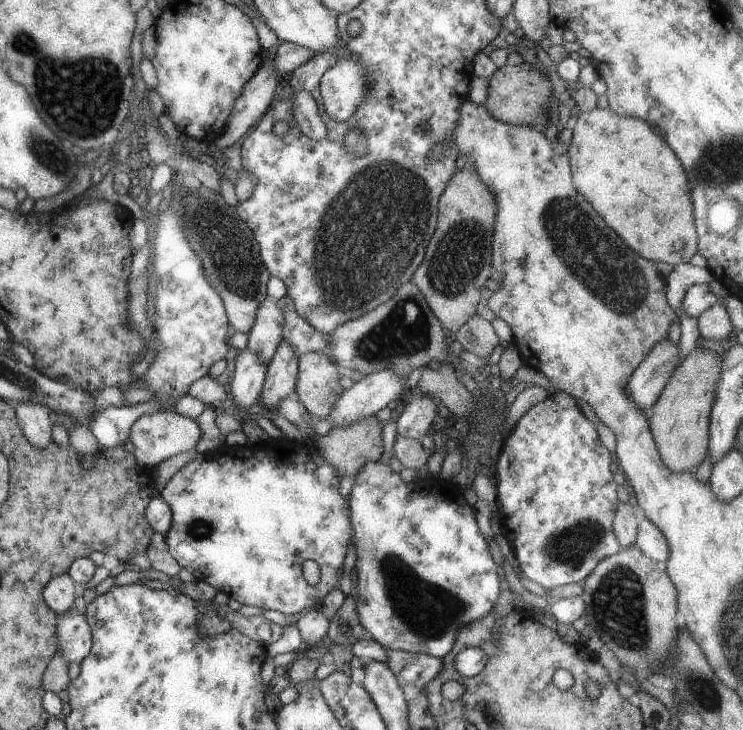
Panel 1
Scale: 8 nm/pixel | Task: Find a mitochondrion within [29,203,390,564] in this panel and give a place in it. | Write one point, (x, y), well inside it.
(234, 260)

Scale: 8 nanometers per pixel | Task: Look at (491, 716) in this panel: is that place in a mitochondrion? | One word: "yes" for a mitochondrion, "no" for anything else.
yes

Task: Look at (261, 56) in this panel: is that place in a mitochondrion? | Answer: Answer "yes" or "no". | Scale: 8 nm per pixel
no

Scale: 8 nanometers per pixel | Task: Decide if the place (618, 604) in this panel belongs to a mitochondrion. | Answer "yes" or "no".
yes

